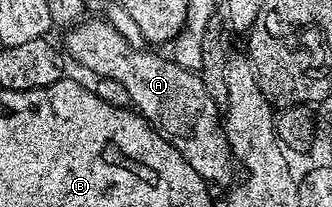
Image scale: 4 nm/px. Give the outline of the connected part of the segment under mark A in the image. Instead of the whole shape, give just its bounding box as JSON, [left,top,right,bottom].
[65,18,236,185]

